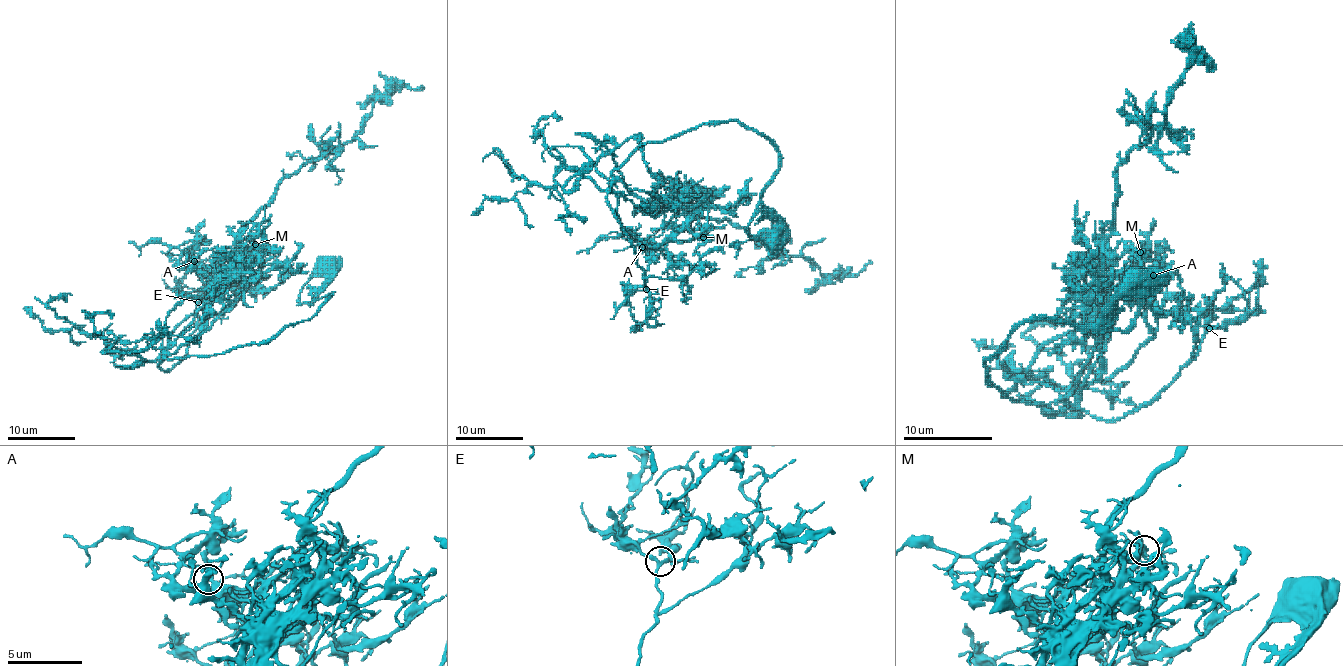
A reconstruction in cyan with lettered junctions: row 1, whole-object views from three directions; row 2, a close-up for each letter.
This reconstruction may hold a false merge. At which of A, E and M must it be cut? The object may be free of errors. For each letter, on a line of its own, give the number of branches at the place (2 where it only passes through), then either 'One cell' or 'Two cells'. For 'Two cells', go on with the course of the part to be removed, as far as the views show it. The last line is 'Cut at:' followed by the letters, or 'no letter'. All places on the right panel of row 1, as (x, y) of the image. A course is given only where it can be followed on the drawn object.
A: Branches: 4. One cell
E: Branches: 4. One cell
M: Branches: 7. Two cells. Course of the part to remove: (1140, 252), (1113, 257), (1104, 243), (1117, 167), (1164, 118), (1171, 89), (1191, 60), (1191, 42), (1171, 42)
Cut at: M

